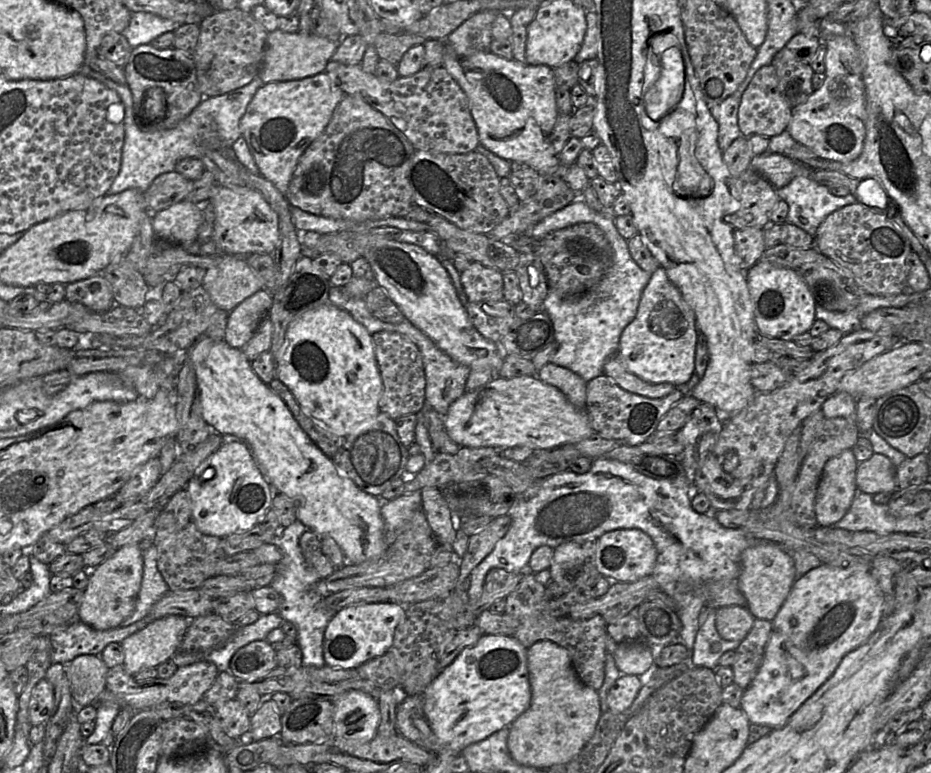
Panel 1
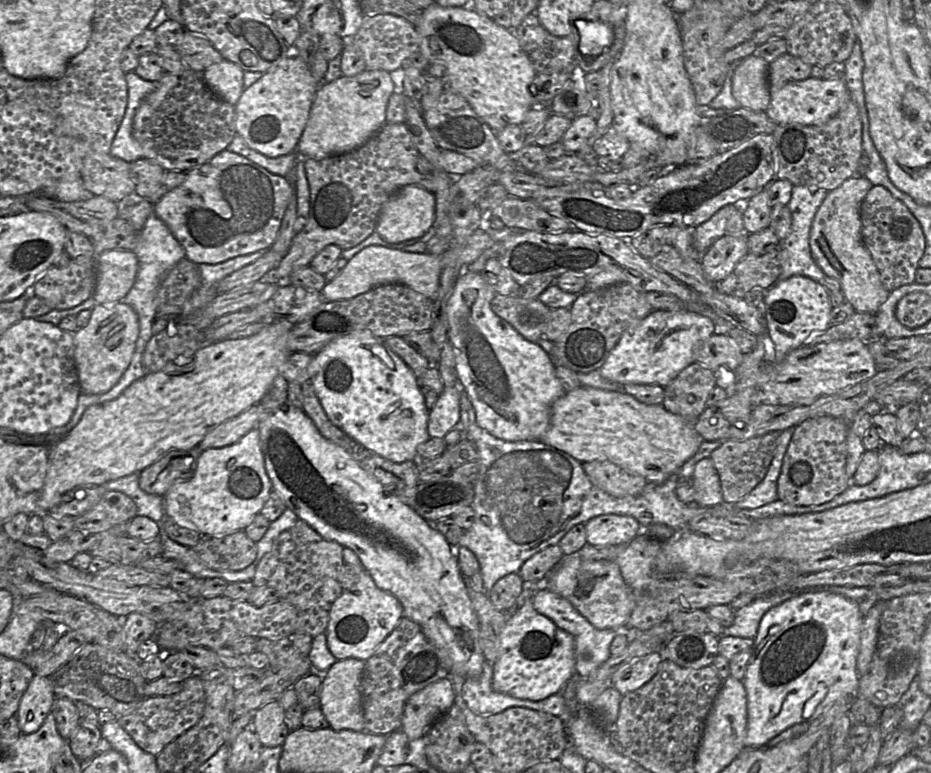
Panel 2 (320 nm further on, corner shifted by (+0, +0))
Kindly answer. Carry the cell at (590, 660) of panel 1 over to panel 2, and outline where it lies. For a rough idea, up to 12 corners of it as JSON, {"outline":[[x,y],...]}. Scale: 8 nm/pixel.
{"outline":[[559,544],[529,558],[517,573],[543,583],[562,557]]}

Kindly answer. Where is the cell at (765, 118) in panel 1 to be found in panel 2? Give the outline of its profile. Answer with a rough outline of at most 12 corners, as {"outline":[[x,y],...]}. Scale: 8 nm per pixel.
{"outline":[[788,52],[768,64],[769,92],[810,77],[813,65]]}

